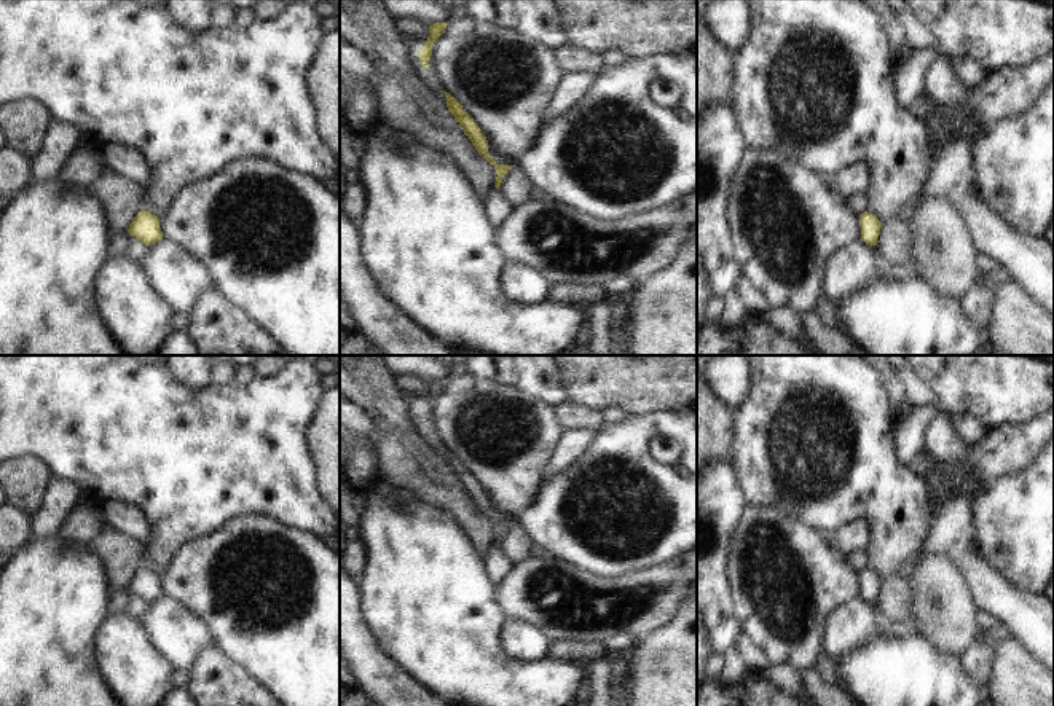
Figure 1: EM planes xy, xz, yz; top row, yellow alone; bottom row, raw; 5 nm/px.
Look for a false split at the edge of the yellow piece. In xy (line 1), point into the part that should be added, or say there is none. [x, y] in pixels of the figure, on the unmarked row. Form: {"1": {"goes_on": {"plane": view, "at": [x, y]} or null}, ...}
{"1": {"goes_on": null}}

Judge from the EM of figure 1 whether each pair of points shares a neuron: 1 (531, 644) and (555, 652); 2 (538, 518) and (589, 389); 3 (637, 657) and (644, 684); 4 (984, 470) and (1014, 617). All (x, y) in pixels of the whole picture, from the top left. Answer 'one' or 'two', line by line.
1: two
2: two
3: one
4: two

